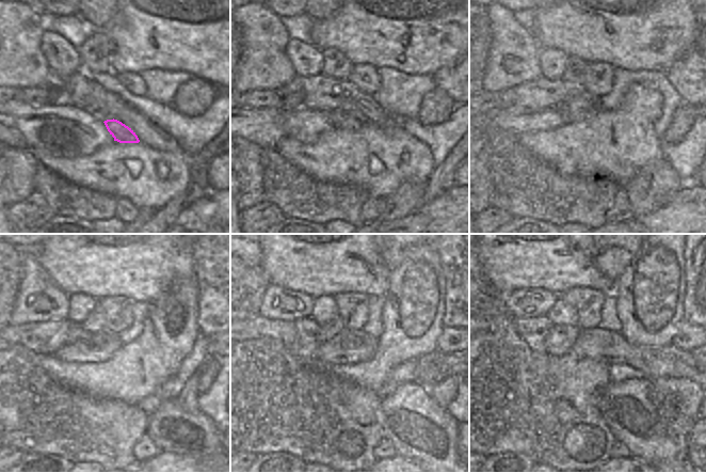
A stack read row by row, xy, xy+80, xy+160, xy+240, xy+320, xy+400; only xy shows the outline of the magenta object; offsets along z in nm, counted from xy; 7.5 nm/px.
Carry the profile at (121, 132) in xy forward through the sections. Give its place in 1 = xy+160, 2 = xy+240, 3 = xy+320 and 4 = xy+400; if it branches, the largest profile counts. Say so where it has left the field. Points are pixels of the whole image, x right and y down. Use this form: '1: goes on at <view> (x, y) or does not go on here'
1: goes on at xy+160 (581, 108)
2: goes on at xy+240 (76, 333)
3: goes on at xy+320 (308, 331)
4: goes on at xy+400 (534, 331)

